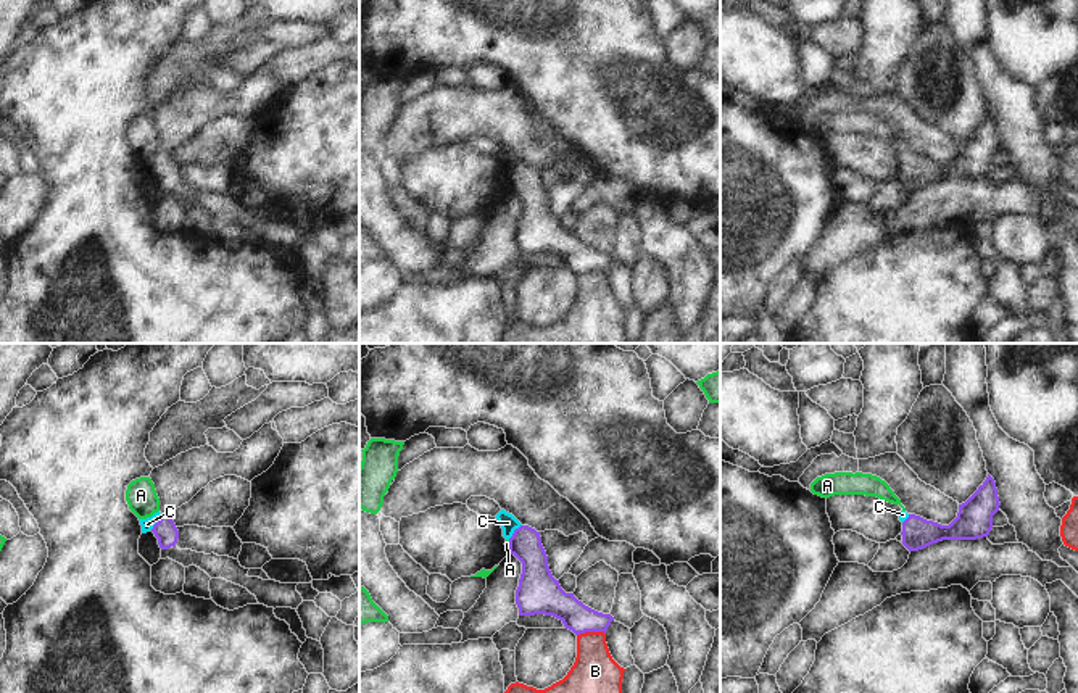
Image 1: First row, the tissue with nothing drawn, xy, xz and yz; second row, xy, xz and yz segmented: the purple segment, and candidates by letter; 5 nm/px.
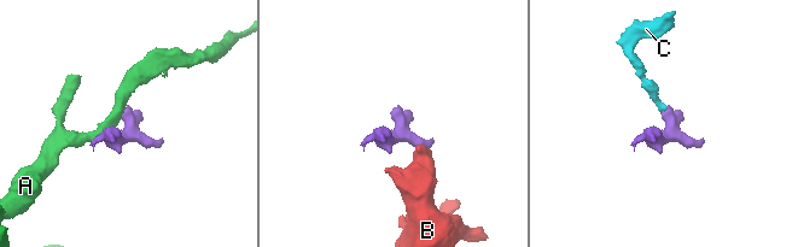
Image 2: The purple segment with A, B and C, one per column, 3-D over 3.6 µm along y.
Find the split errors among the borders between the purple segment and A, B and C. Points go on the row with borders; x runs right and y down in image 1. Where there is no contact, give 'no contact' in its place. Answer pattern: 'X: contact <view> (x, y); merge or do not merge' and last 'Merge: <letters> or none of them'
A: contact xz (509, 543); do not merge
B: contact xz (590, 630); do not merge
C: contact xz (514, 532); merge
Merge: C

